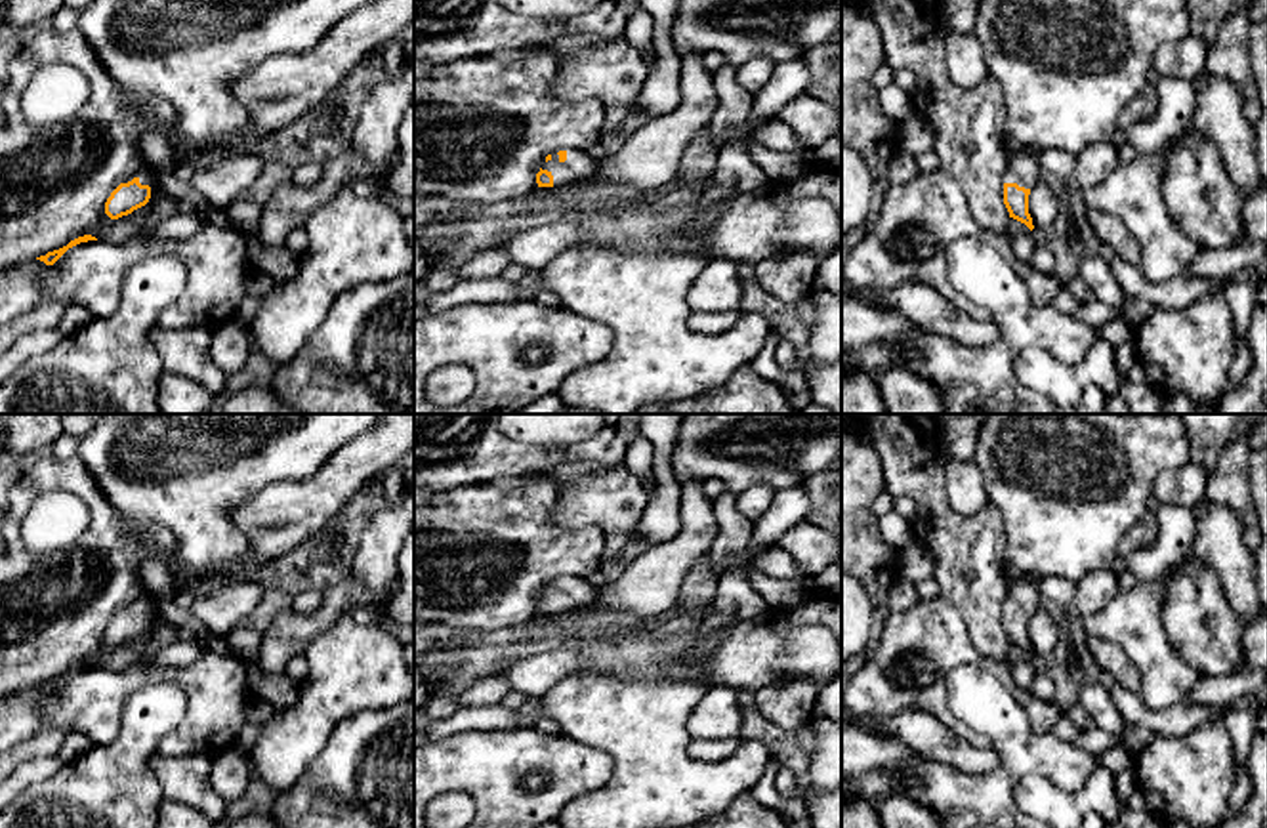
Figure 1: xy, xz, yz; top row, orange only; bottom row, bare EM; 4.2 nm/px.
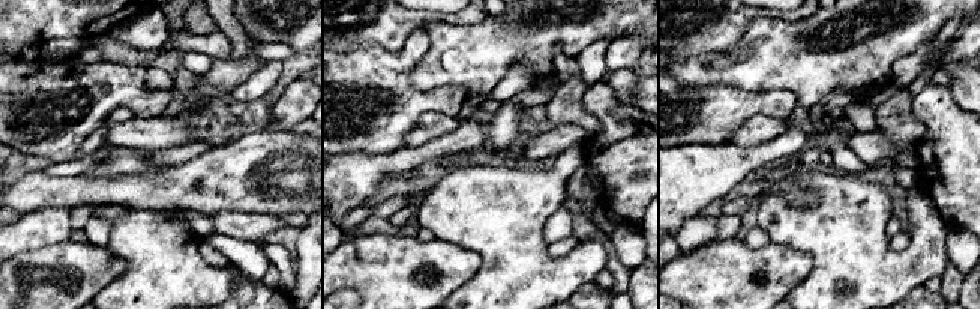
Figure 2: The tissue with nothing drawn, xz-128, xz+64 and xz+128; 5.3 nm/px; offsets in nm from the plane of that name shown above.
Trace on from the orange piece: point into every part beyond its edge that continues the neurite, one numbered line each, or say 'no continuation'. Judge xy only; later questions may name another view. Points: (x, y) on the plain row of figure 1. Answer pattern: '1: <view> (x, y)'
1: xy (147, 603)

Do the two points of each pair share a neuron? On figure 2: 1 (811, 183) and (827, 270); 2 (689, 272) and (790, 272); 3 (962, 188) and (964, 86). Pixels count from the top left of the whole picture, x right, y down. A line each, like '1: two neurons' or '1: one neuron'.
1: one neuron
2: one neuron
3: two neurons

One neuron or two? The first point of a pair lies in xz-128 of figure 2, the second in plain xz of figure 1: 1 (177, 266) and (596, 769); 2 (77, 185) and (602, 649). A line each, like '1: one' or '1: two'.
1: two
2: one

